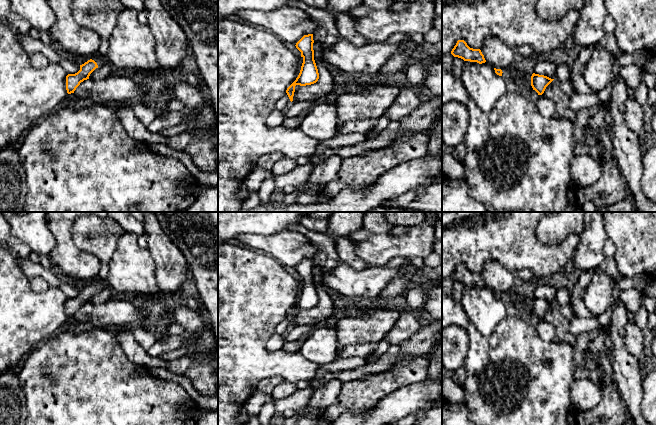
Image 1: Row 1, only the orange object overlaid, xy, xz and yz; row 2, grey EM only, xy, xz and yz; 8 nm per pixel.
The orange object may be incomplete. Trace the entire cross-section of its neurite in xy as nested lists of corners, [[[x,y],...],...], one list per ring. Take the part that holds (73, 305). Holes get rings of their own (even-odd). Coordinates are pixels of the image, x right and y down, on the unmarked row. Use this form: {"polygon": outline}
{"polygon": [[[96,279],[90,284],[80,289],[80,294],[75,298],[68,298],[66,300],[66,314],[68,318],[74,317],[76,312],[84,304],[89,303],[90,298],[98,291],[106,286],[105,283]]]}

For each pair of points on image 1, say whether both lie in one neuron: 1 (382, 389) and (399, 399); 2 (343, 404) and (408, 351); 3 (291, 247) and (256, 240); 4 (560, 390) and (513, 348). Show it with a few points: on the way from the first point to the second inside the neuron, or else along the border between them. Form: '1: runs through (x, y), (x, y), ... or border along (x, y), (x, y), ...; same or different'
1: border along (411, 384), (397, 388), (385, 395), (372, 409); different
2: border along (419, 357), (396, 364); different
3: runs through (282, 246), (265, 244); same
4: runs through (548, 383), (525, 360); same

